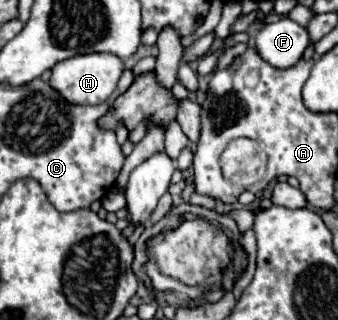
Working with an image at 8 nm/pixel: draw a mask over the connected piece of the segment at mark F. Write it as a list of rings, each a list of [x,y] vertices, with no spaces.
[[[290,18],[266,24],[256,38],[258,54],[274,68],[294,66],[308,46],[310,38],[306,28],[292,22]]]

